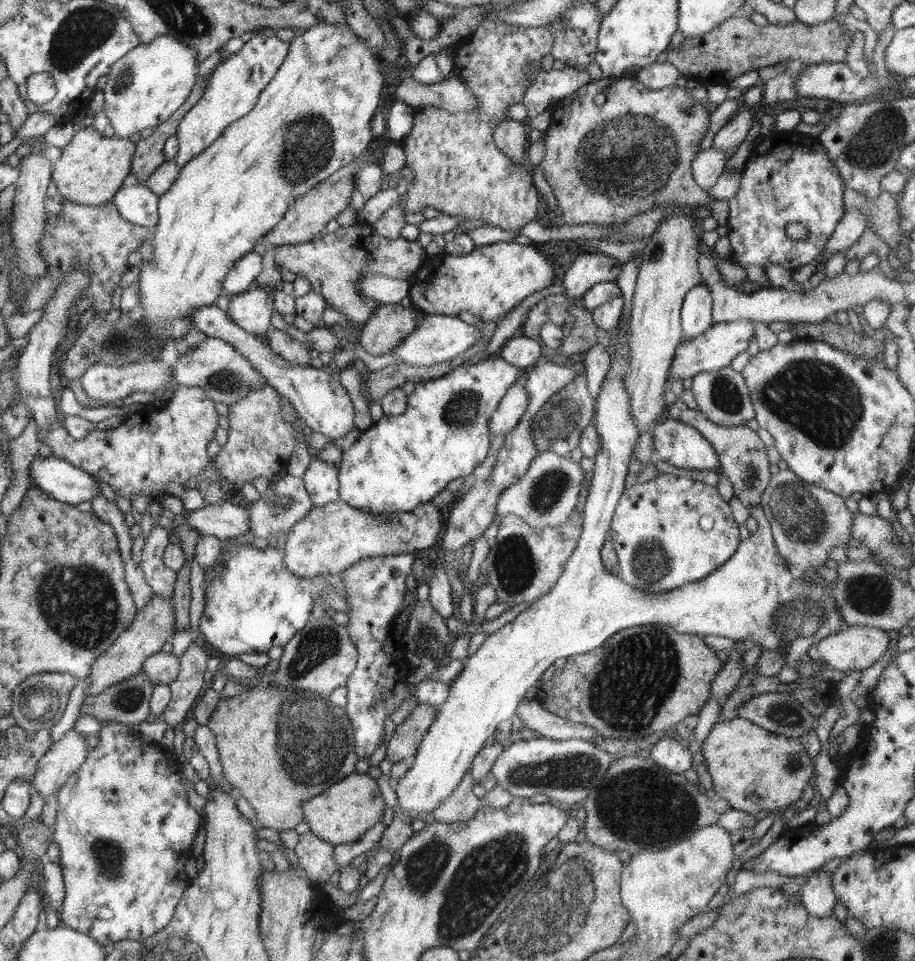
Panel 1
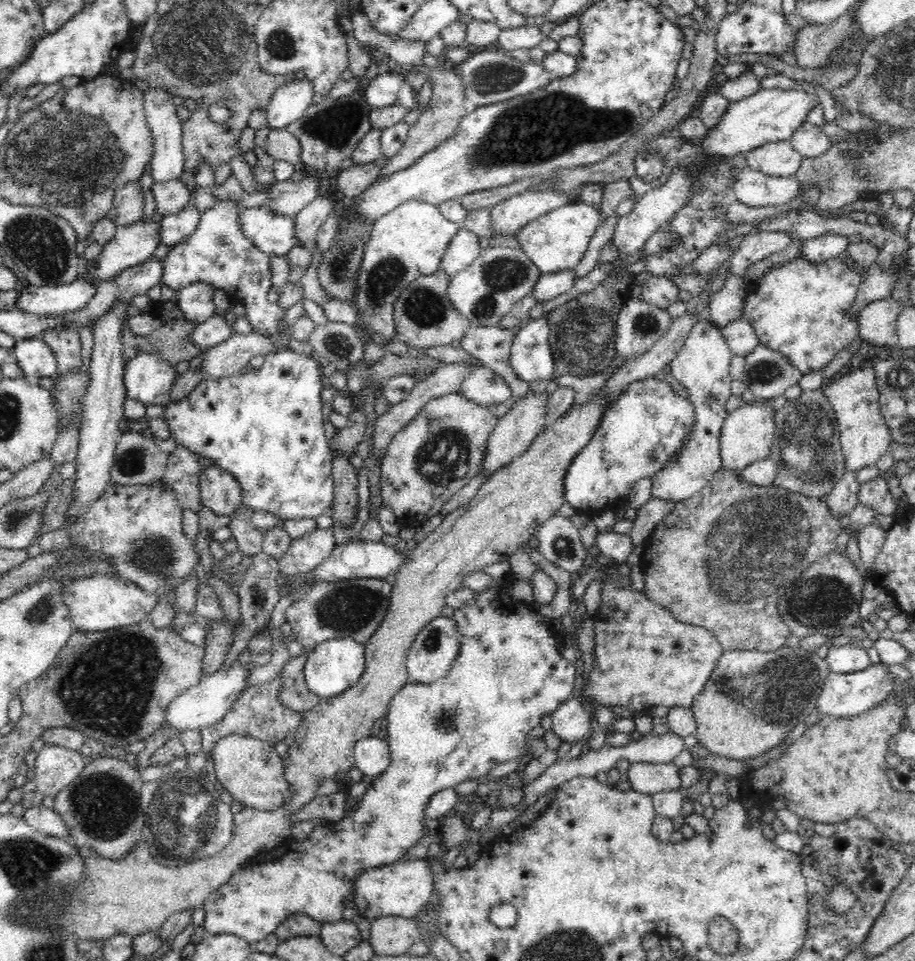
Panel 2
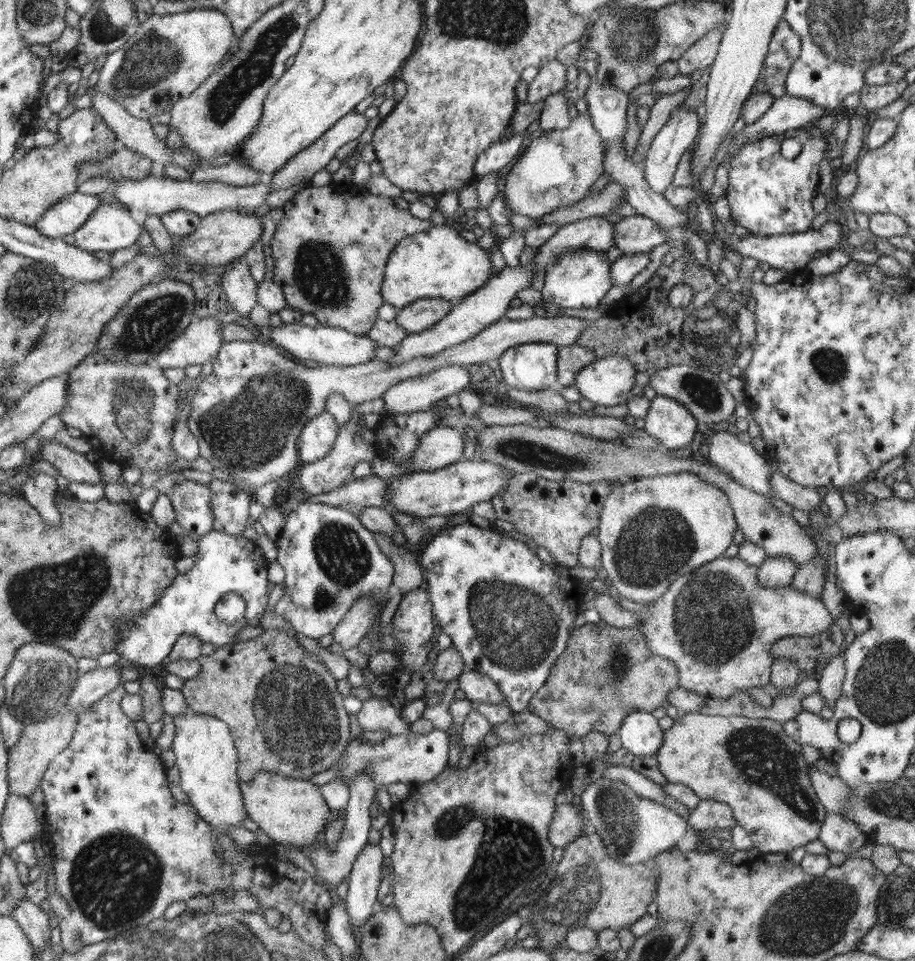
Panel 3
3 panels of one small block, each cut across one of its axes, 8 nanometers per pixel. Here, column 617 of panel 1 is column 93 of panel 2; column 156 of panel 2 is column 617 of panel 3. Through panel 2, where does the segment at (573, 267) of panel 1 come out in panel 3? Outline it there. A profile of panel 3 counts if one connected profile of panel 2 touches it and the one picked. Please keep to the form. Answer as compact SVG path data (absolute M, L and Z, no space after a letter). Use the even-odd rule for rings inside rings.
M631 215L621 217L615 223L613 246L625 255L650 253L653 248L667 242L667 232L654 219Z

